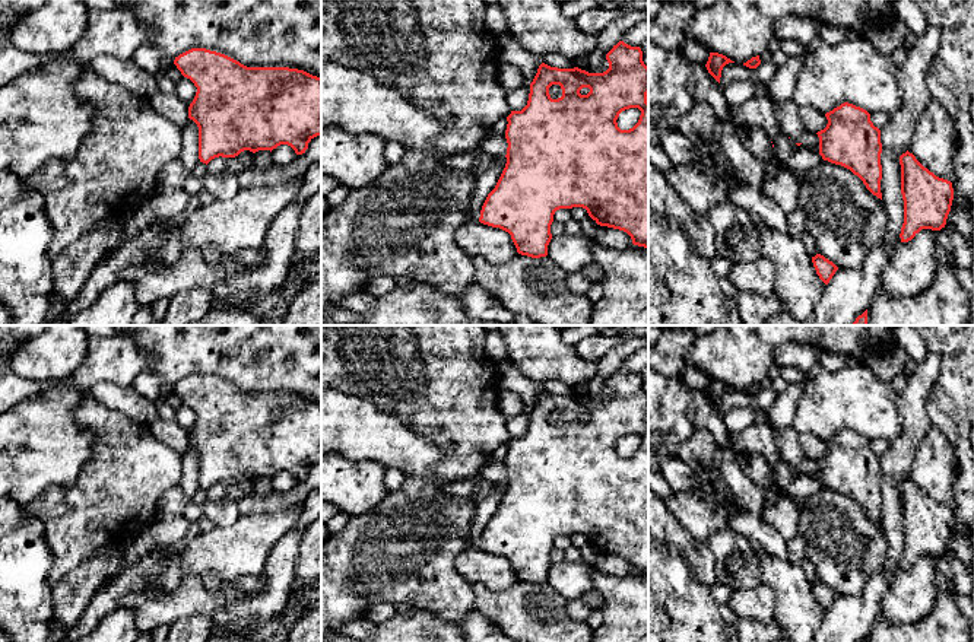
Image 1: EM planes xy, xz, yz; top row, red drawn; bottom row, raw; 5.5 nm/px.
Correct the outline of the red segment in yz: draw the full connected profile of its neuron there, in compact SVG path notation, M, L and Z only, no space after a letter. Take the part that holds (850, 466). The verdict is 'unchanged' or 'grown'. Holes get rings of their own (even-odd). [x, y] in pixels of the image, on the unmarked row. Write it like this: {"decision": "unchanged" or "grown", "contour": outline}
{"decision": "unchanged", "contour": "M844 429L825 444L827 454L816 460L822 486L850 496L882 527L881 457L870 448L870 441Z"}

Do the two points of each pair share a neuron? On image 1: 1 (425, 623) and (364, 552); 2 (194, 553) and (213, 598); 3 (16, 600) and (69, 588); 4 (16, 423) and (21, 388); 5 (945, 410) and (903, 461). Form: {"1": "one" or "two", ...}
{"1": "two", "2": "two", "3": "two", "4": "two", "5": "two"}

